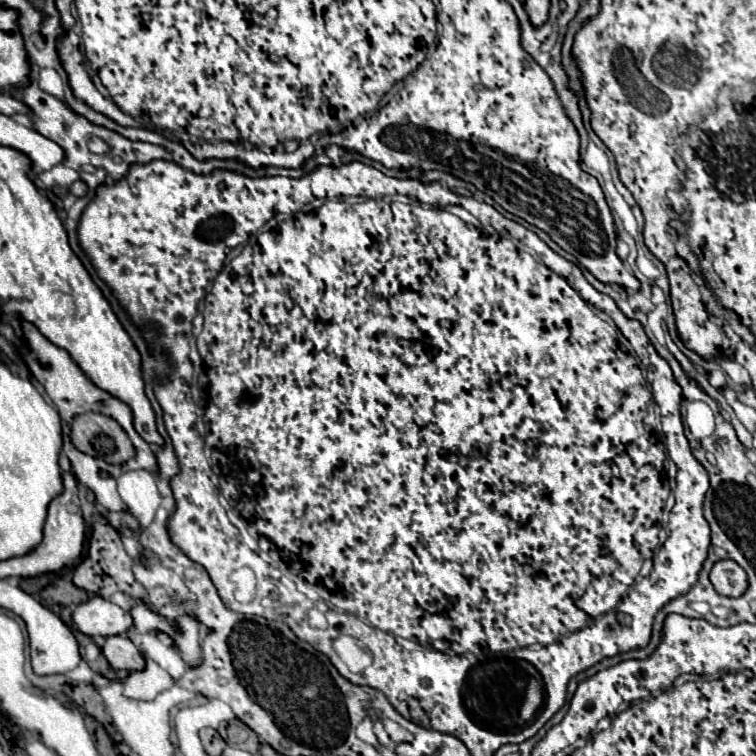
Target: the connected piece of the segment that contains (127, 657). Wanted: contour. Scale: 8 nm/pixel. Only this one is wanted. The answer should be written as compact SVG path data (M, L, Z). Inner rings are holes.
M127 635L107 637L101 651L115 671L121 671L121 669L143 671L145 669L145 657L141 655L141 651L135 647L135 643Z

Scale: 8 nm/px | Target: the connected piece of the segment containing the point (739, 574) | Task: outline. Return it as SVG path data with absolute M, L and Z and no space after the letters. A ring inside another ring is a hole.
M731 559L717 561L709 575L715 591L725 597L741 597L747 591L747 573Z

